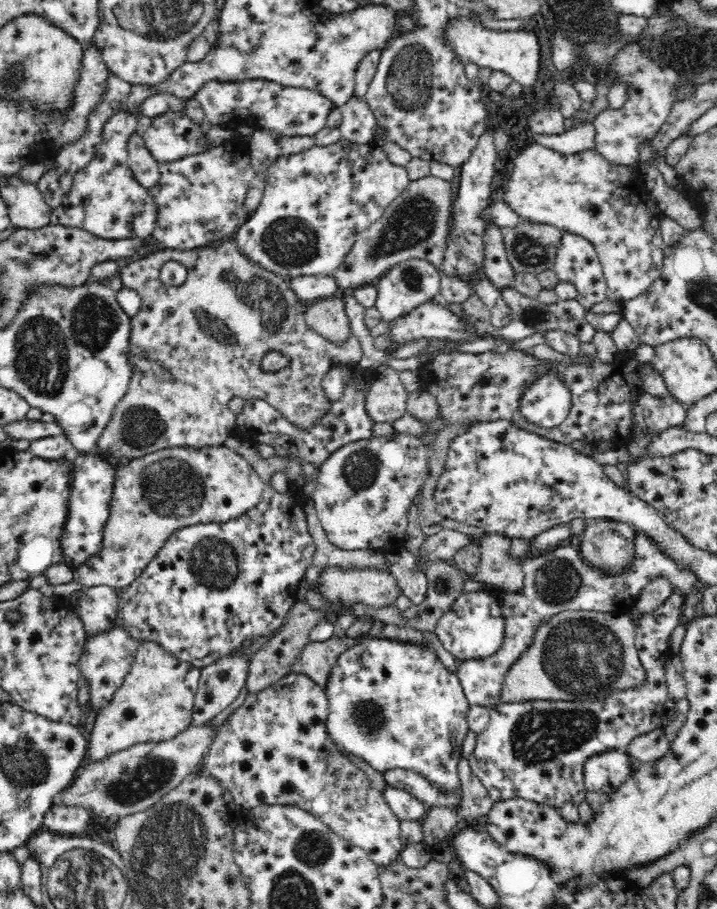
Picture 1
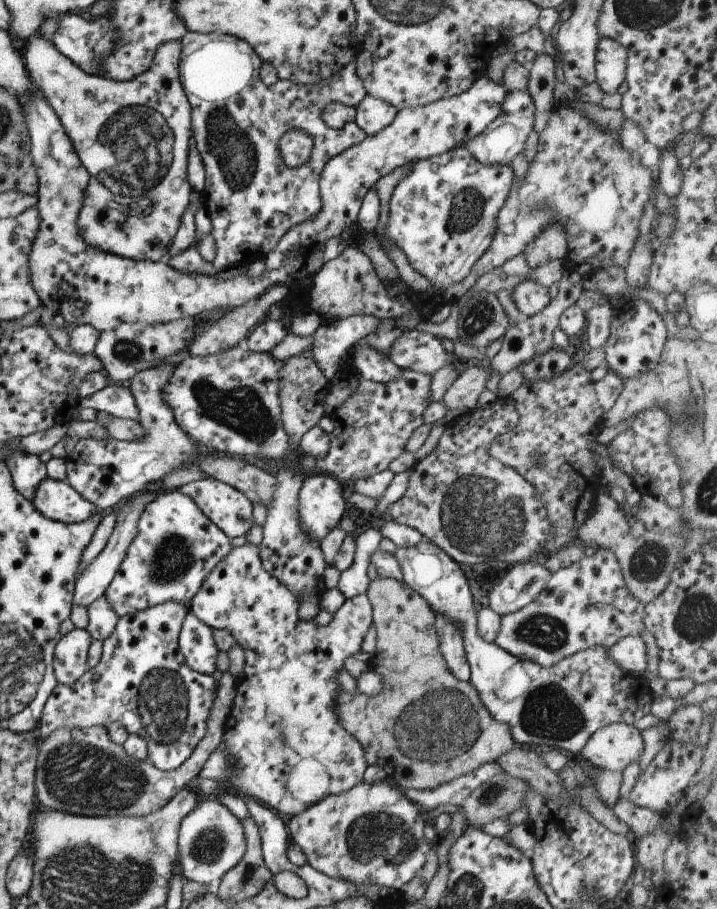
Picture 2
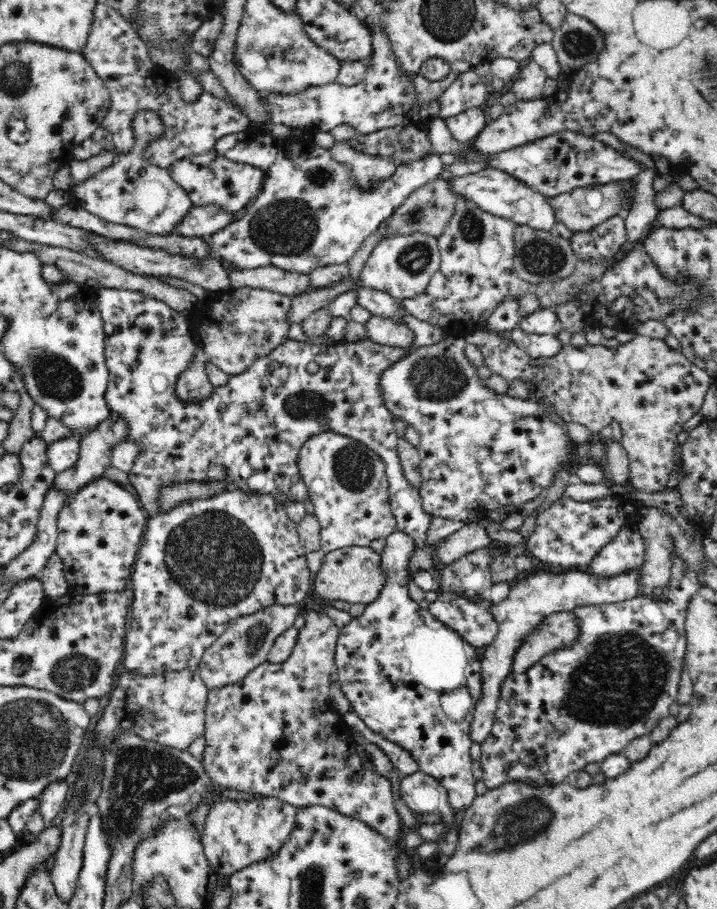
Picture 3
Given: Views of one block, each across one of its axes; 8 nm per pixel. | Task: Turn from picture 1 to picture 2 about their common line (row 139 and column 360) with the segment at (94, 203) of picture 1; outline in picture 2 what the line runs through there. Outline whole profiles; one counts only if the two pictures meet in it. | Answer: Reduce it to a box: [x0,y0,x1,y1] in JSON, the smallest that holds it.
[354,94,397,136]

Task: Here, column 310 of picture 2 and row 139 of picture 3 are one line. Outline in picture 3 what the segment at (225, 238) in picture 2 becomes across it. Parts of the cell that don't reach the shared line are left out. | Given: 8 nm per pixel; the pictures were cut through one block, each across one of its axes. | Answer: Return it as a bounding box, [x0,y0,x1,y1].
[73,5,251,169]

